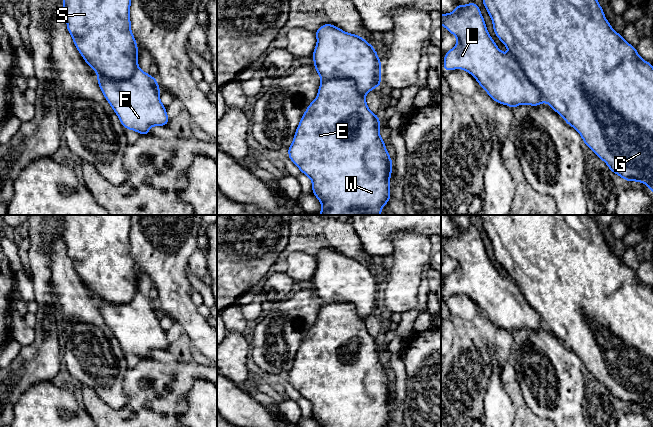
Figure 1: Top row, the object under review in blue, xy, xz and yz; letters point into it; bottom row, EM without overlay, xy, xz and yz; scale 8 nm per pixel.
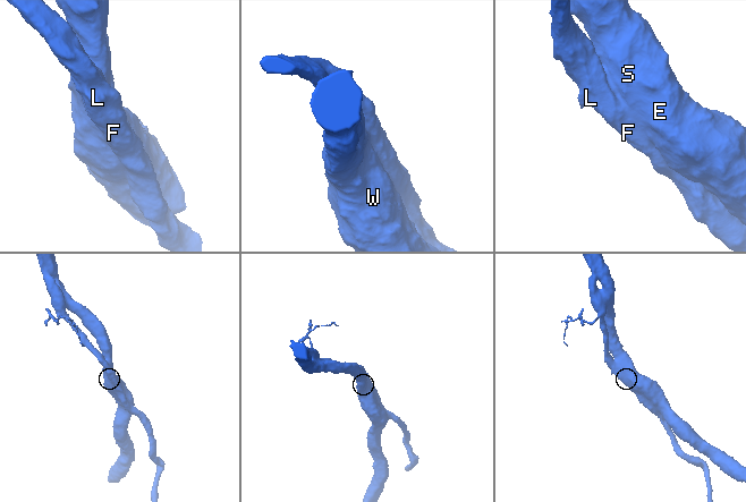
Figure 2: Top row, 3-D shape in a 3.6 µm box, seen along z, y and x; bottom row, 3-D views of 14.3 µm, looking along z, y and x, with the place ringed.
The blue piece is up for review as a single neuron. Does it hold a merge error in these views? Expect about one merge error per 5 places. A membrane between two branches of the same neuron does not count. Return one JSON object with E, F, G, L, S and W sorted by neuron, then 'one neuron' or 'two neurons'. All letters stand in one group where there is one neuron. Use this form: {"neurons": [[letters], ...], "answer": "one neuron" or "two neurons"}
{"neurons": [["E", "F", "G", "L", "S", "W"]], "answer": "one neuron"}

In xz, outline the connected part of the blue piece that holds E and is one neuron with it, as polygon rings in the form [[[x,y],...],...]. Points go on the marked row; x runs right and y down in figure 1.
[[[330,23],[320,26],[315,33],[317,37],[317,44],[312,56],[314,60],[314,67],[316,68],[316,71],[322,80],[318,89],[317,97],[309,104],[305,113],[300,119],[300,123],[295,131],[293,142],[288,148],[289,159],[300,169],[303,174],[307,175],[312,180],[313,195],[316,196],[322,205],[319,213],[320,215],[380,215],[383,206],[386,203],[389,203],[391,197],[390,177],[393,163],[389,153],[385,148],[385,142],[379,134],[380,119],[368,108],[365,95],[374,88],[381,86],[380,78],[382,63],[379,60],[374,47],[359,35],[349,34]]]

